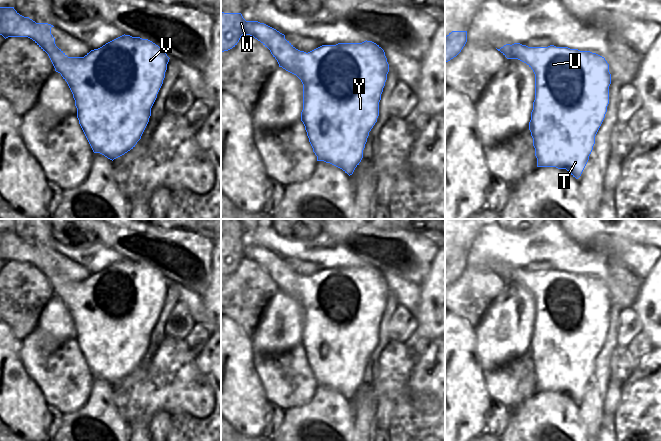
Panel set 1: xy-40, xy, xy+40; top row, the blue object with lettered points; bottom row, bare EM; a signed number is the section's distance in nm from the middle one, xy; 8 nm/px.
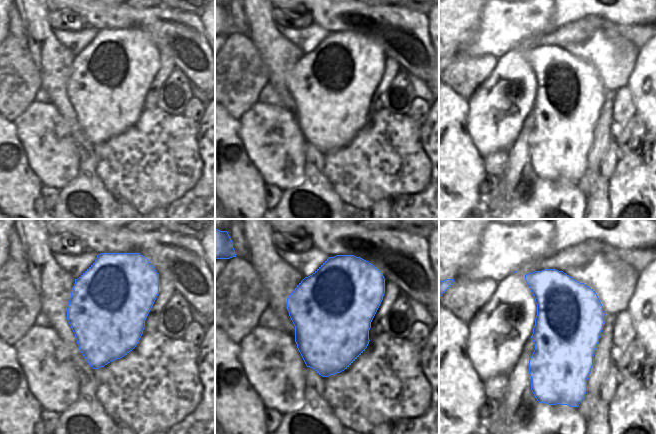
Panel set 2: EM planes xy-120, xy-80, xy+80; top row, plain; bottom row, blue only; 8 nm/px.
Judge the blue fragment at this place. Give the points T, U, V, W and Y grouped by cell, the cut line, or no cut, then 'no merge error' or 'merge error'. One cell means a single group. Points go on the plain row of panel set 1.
T U V Y / W; cut in xy along (284, 262), (279, 268), (273, 268), (269, 273); merge error

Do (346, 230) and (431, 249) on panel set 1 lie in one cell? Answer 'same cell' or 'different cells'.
same cell

